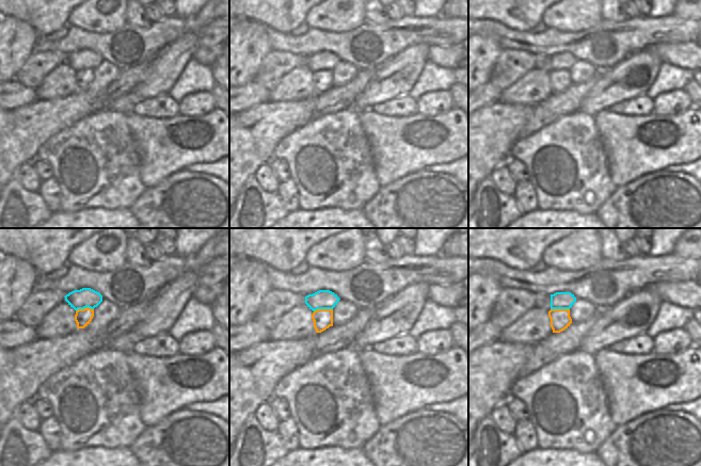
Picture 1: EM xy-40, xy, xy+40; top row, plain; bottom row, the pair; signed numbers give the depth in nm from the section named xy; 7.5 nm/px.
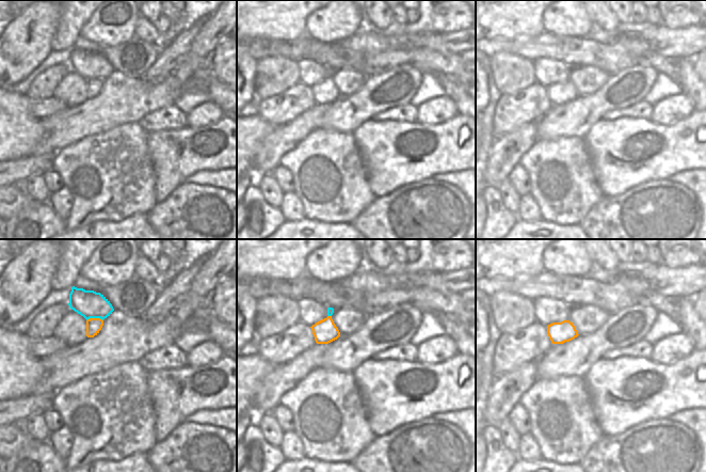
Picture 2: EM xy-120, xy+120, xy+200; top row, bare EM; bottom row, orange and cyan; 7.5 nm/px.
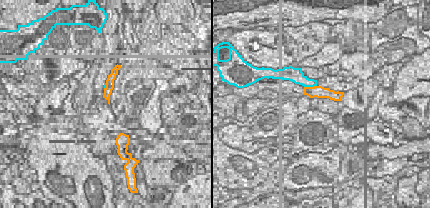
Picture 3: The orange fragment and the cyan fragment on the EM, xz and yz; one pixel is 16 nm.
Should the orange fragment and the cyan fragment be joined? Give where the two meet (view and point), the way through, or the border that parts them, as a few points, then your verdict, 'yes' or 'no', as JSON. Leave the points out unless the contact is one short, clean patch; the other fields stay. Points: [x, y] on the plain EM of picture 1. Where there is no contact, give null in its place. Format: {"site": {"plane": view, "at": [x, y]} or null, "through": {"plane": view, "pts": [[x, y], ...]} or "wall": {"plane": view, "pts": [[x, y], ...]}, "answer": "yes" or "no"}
{"site": {"plane": "xy", "at": [322, 70]}, "wall": {"plane": "xy", "pts": [[332, 69], [317, 69], [314, 73]]}, "answer": "no"}

